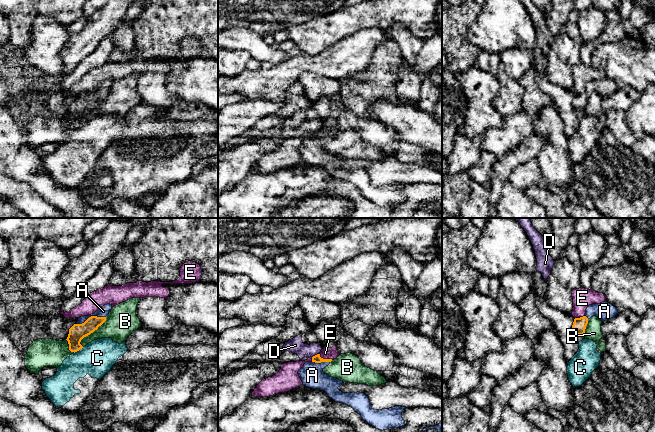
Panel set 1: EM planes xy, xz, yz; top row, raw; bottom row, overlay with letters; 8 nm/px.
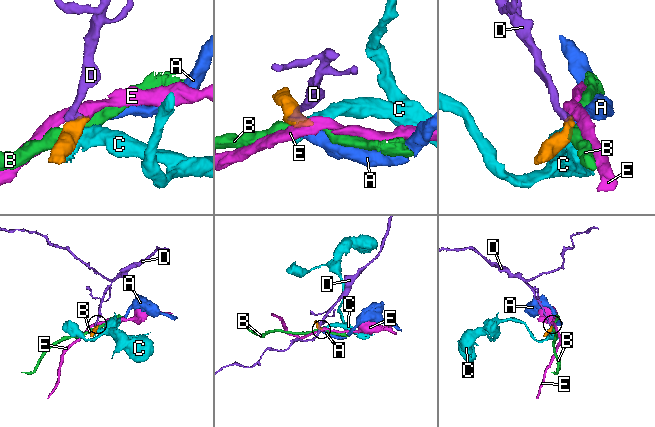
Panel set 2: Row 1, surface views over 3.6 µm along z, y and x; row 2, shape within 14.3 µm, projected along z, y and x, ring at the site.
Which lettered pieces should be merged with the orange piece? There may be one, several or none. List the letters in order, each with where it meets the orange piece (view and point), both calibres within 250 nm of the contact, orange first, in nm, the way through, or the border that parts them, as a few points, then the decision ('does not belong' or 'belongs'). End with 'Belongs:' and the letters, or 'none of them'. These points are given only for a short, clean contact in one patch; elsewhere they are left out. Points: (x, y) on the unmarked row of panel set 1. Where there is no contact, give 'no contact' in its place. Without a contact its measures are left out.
A: xy (91, 92) | 140/80 nm | across xy (77, 108), (91, 92), (98, 92), (103, 87) | belongs
B: xy (91, 108) | 140/240 nm | does not belong
C: xy (78, 126) | 140/280 nm | along xy (83, 123), (74, 129) | does not belong
D: xz (315, 131) | 60/120 nm | along xz (318, 129), (312, 133) | does not belong
E: xz (325, 135) | 60/100 nm | along xz (319, 129), (323, 134), (332, 135) | does not belong
Belongs: A

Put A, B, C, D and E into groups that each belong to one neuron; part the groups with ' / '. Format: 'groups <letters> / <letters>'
groups A / B / C / D / E

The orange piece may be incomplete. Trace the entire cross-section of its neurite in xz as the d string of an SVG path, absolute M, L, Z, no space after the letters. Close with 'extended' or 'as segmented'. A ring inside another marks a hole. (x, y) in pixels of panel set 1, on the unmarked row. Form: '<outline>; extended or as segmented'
M320 130L312 133L311 138L306 138L298 147L303 161L312 165L320 165L335 178L340 178L352 183L361 191L364 197L379 206L399 204L405 201L402 188L406 183L395 182L389 185L374 186L368 172L364 169L343 169L338 164L343 157L330 153L323 145L330 140L332 135L323 135Z; extended

